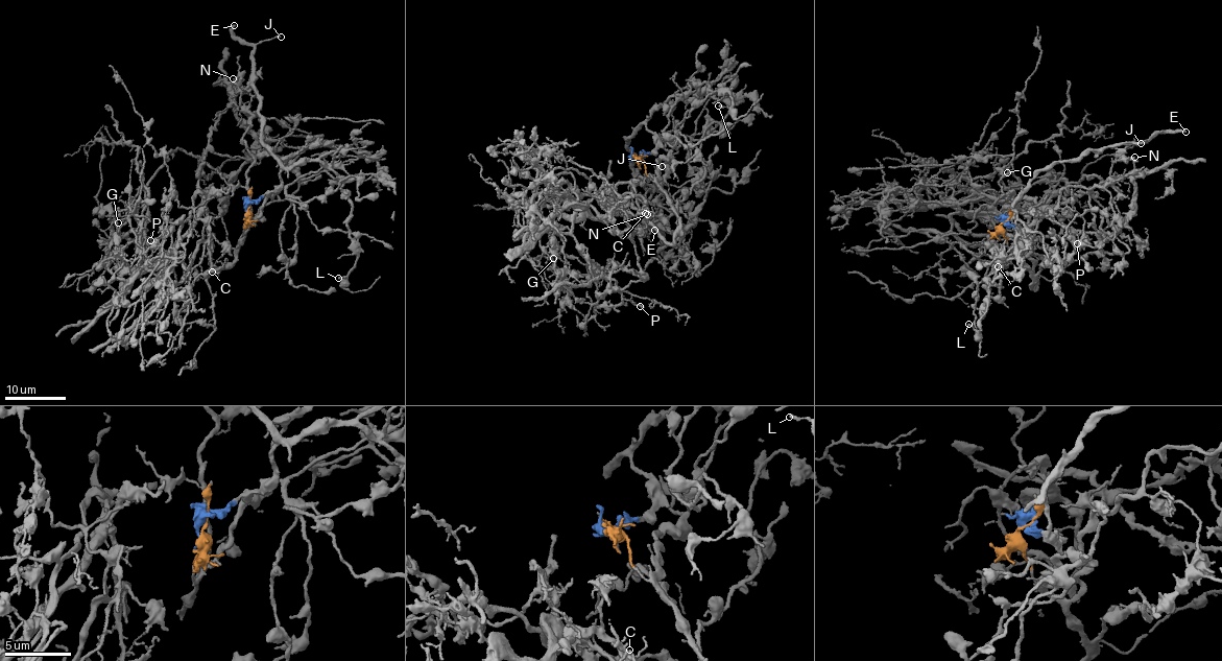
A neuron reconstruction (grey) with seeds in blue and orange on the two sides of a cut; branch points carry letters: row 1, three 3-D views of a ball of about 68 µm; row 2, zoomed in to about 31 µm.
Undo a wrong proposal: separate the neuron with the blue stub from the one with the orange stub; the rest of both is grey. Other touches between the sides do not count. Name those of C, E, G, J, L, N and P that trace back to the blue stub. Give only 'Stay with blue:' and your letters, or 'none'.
Stay with blue: E, J, L

